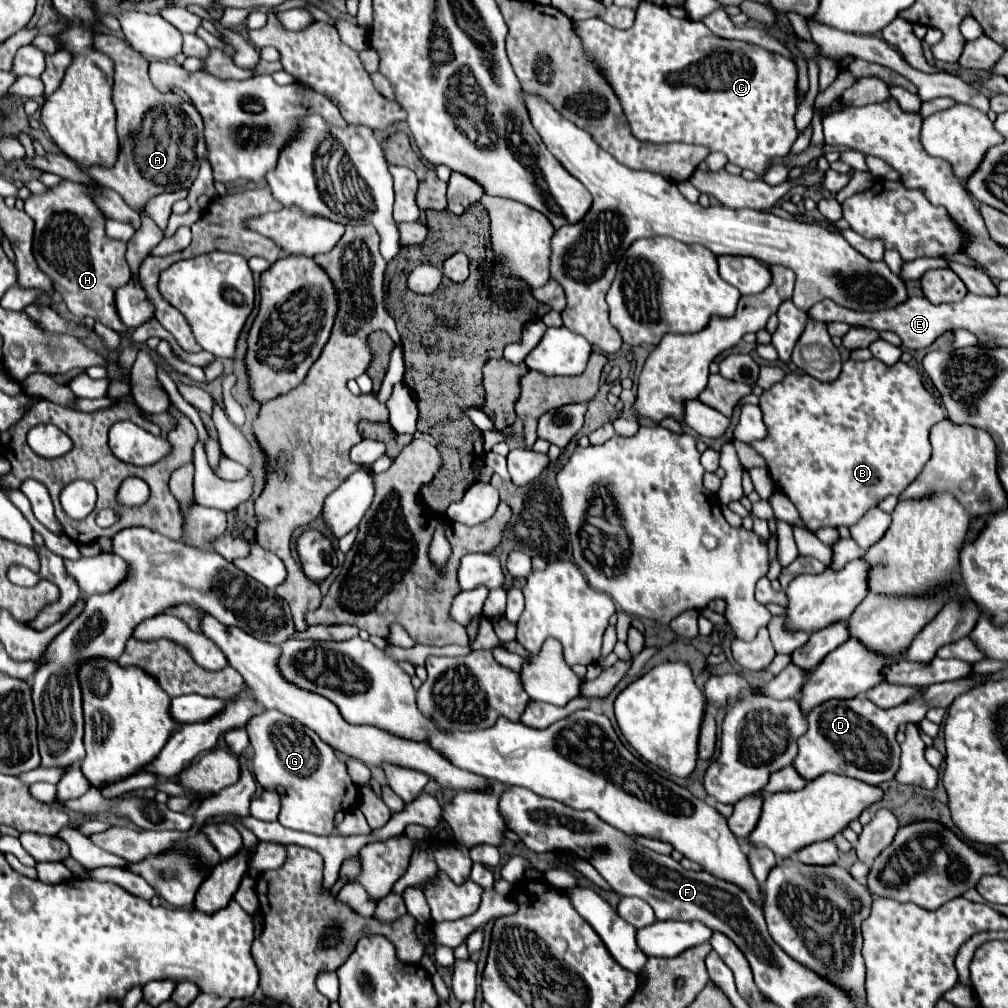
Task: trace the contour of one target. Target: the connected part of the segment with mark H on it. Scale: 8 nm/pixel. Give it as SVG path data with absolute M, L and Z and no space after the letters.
M63 179L41 195L29 195L25 213L35 221L33 253L39 269L47 273L77 317L93 317L117 333L125 333L127 325L115 309L115 289L131 279L131 269L125 261L125 243L107 237L105 215L87 195L81 183Z

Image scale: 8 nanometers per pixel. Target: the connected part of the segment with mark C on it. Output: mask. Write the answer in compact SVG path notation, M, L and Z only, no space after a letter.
M641 1L635 25L627 31L613 29L601 19L575 21L575 31L581 37L585 51L595 57L597 67L621 99L623 111L637 139L653 143L685 141L705 145L711 151L723 151L731 163L751 169L759 177L765 175L773 157L783 157L791 151L791 145L797 139L797 127L793 121L797 113L797 67L793 59L769 53L767 49L747 41L721 39L701 21L675 19L665 7L649 1Z

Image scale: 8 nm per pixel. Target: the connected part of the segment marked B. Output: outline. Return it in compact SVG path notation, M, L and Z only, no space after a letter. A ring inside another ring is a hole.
M869 359L869 361L845 361L843 363L843 371L839 375L837 381L833 383L821 383L805 373L787 373L779 383L775 383L773 387L769 387L763 395L761 395L761 401L759 401L759 407L763 409L763 415L765 415L765 423L767 423L767 429L769 429L769 435L763 439L763 441L755 441L751 447L761 453L767 461L767 467L769 467L769 473L775 481L775 485L791 499L791 503L797 507L803 523L807 525L809 531L817 531L821 527L851 527L855 525L865 513L867 509L871 507L877 507L879 501L883 501L885 497L889 495L895 495L899 497L899 493L903 493L903 489L921 473L921 469L925 467L927 459L931 457L931 445L929 445L929 427L935 425L937 421L945 419L945 411L943 407L935 401L933 393L927 391L923 387L923 381L921 381L921 375L917 369L909 367L907 363L903 361L897 361L895 365L885 365L881 363L879 359Z

